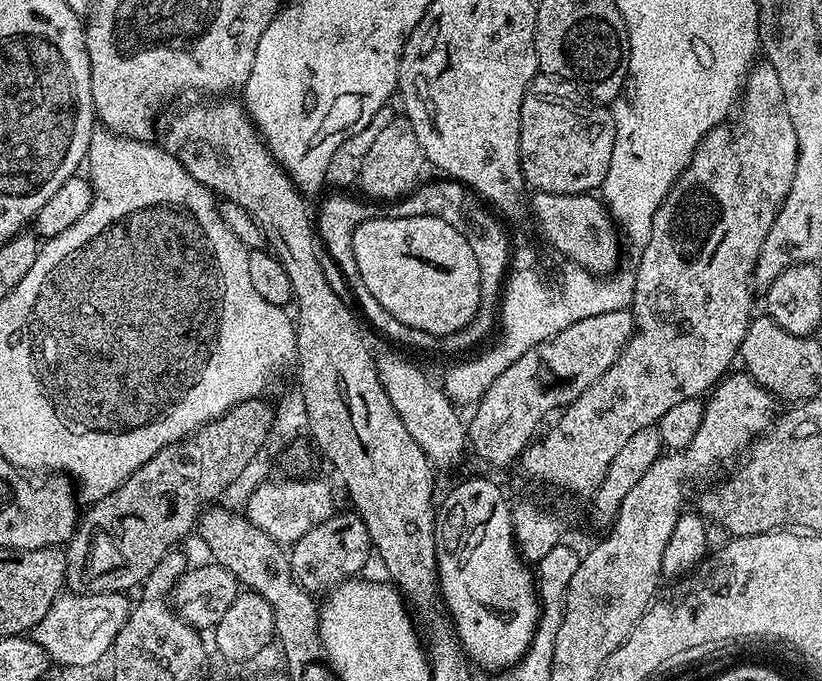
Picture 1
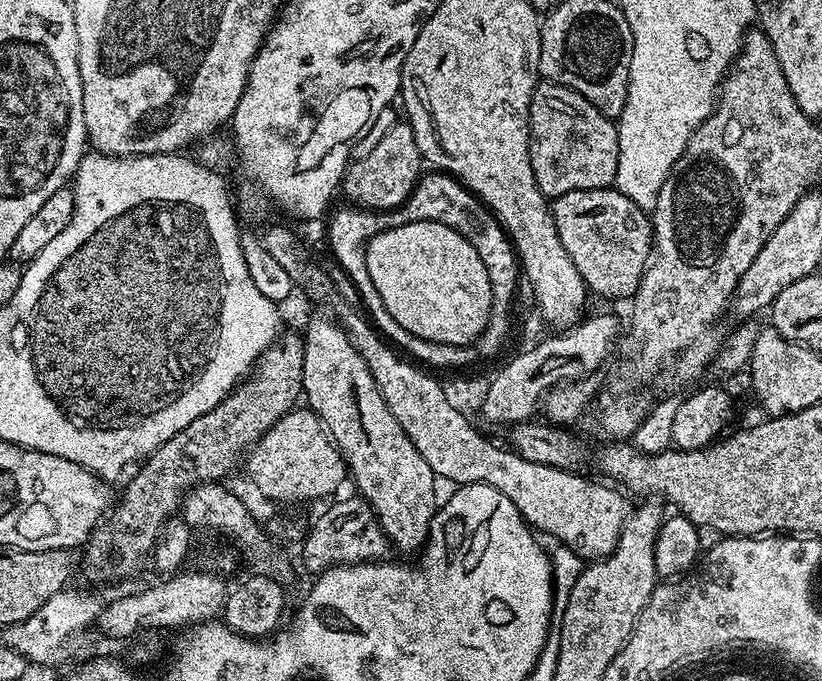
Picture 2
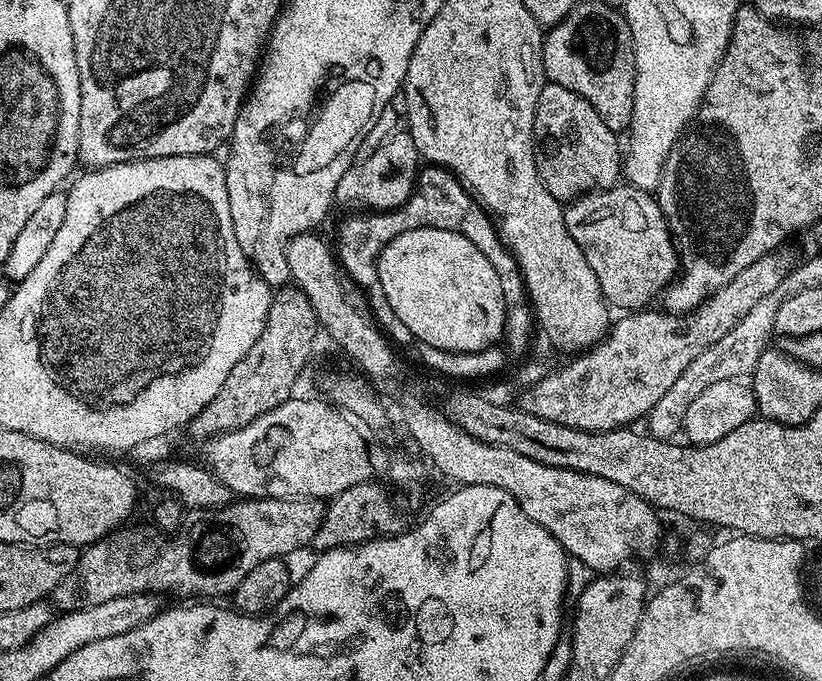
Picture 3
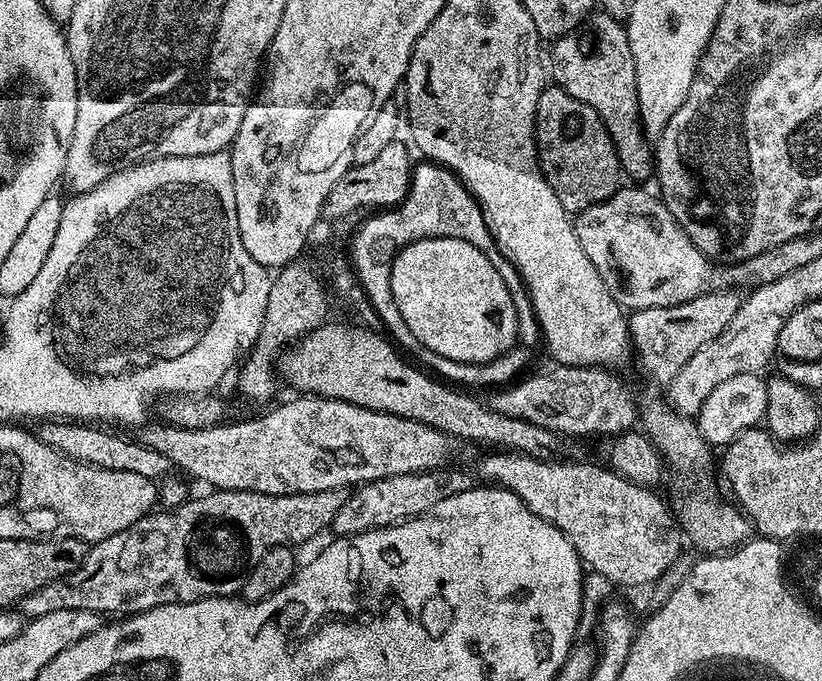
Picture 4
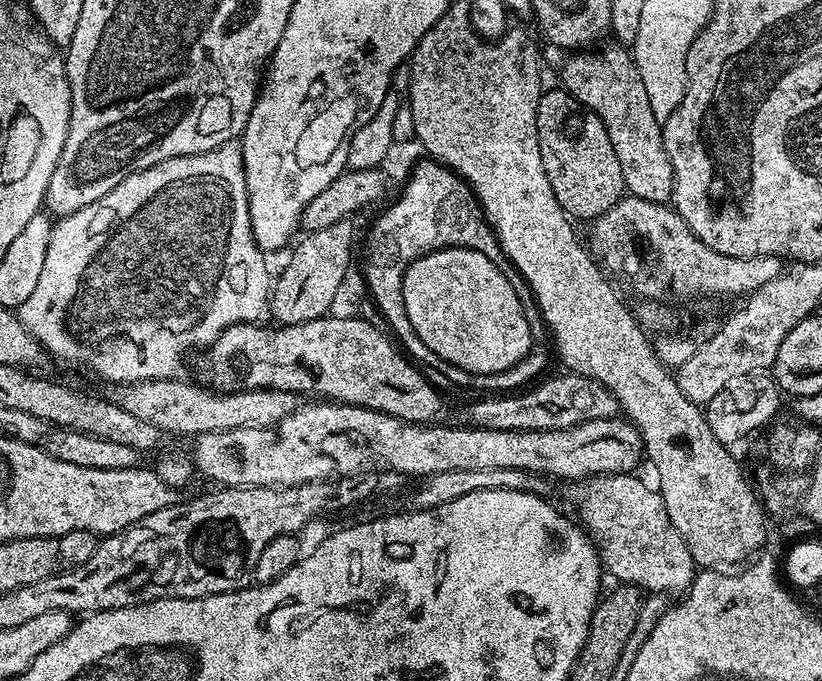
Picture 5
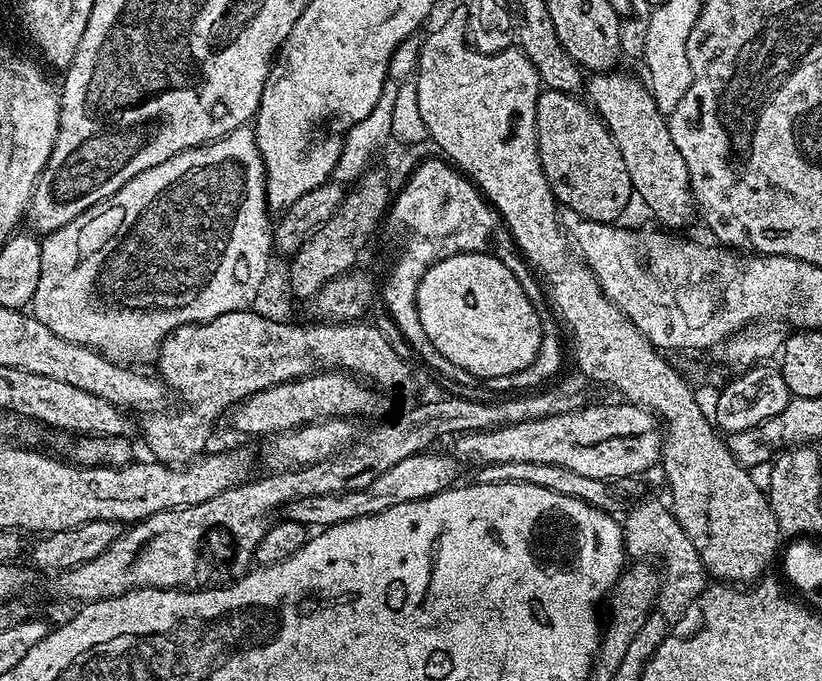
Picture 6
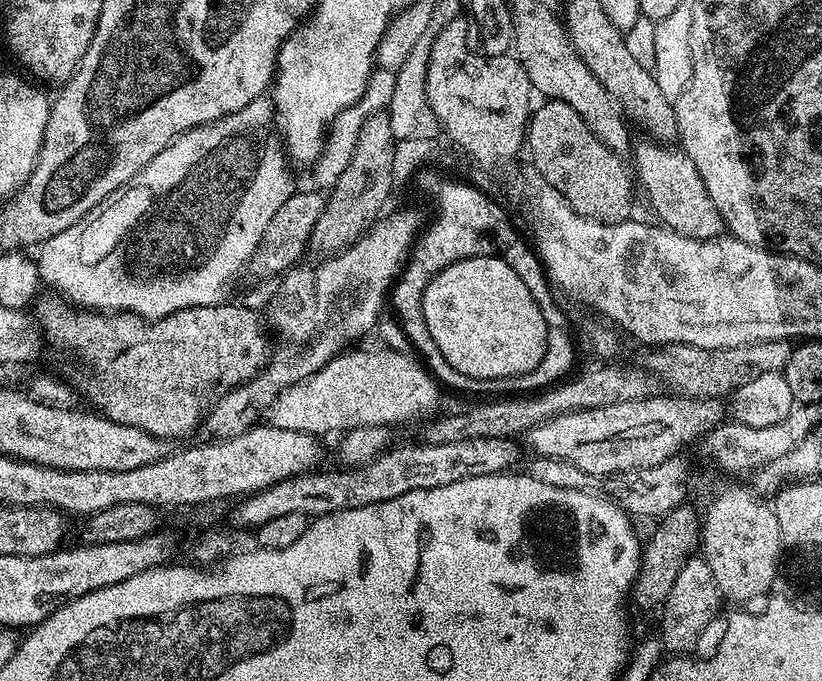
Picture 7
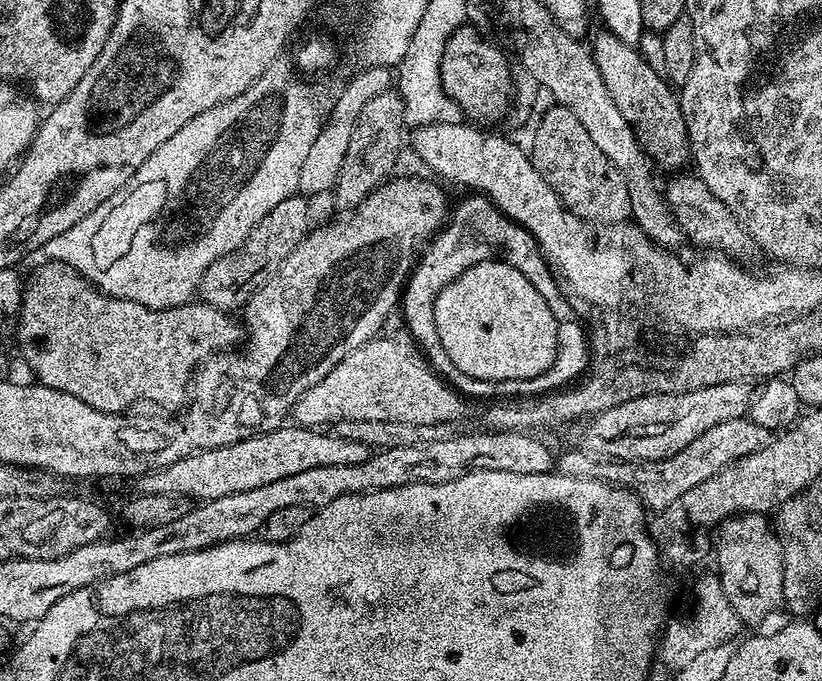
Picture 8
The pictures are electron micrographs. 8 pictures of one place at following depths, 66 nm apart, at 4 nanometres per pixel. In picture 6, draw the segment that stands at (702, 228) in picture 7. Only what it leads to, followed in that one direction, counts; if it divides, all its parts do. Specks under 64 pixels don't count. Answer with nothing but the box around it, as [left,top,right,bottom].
[586,70,694,230]

